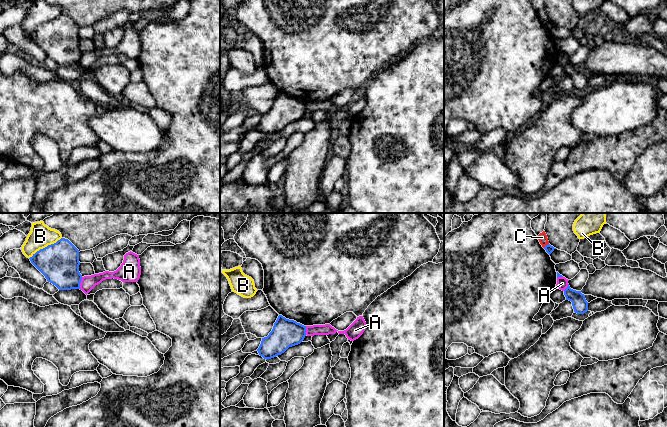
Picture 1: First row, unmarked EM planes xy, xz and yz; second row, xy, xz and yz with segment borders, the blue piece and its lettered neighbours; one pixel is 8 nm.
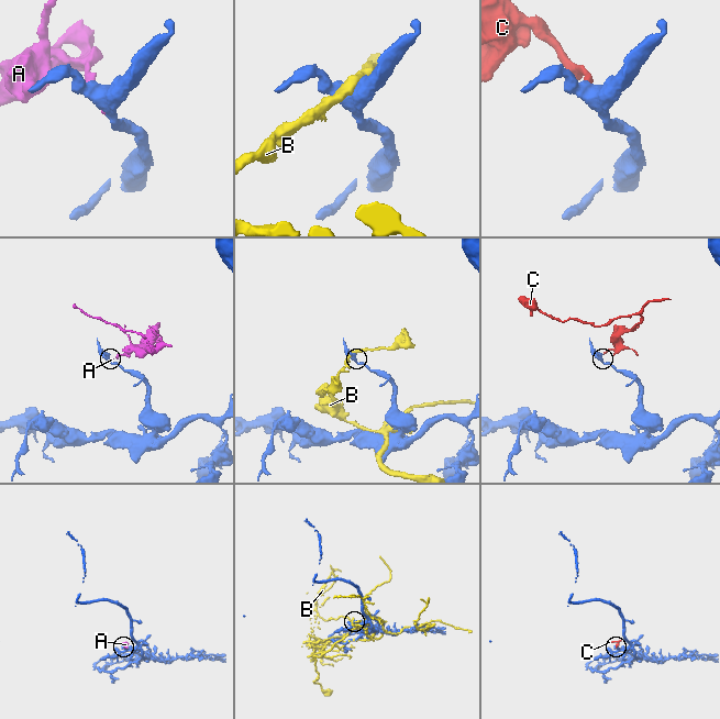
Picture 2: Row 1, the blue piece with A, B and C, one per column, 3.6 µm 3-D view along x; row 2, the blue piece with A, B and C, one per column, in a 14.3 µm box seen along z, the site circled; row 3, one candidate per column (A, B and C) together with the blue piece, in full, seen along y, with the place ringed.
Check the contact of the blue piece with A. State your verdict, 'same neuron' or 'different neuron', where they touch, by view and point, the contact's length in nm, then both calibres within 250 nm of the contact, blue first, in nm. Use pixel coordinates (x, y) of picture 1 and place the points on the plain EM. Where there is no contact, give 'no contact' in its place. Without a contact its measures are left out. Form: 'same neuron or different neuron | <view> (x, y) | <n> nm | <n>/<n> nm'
different neuron | xy (80, 58) | 110 nm | 320/110 nm

